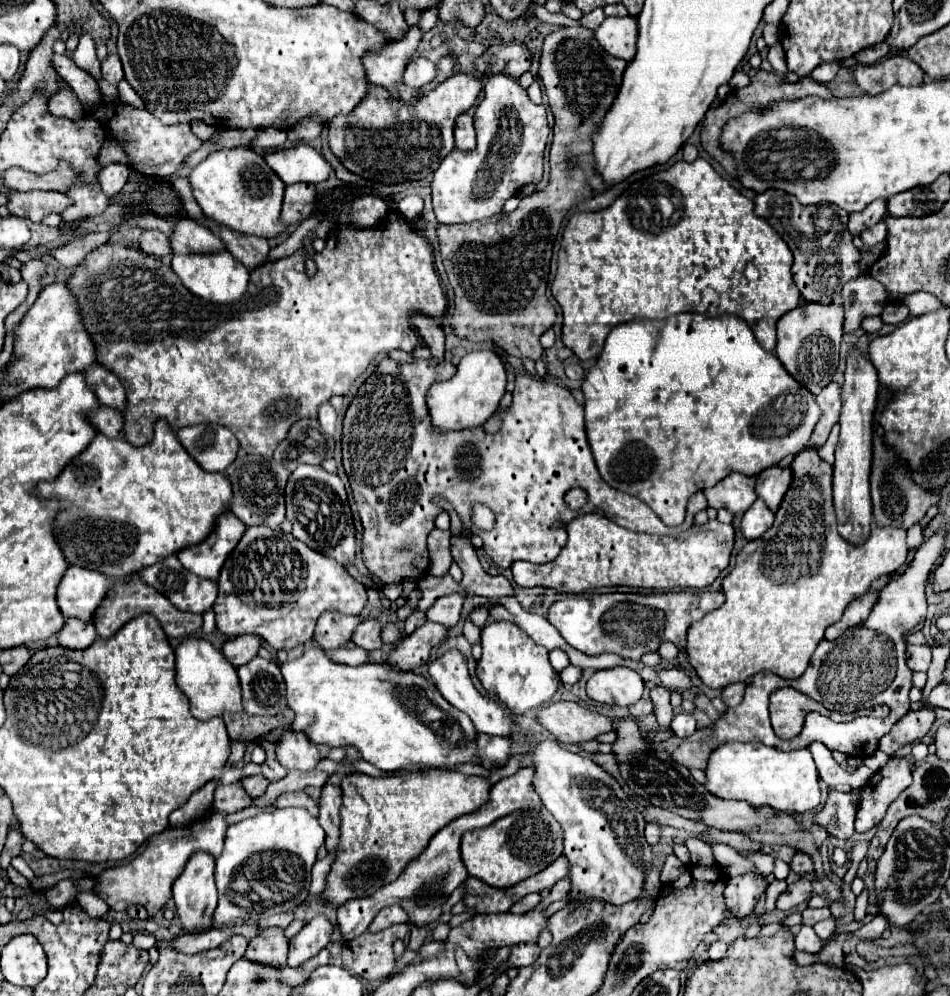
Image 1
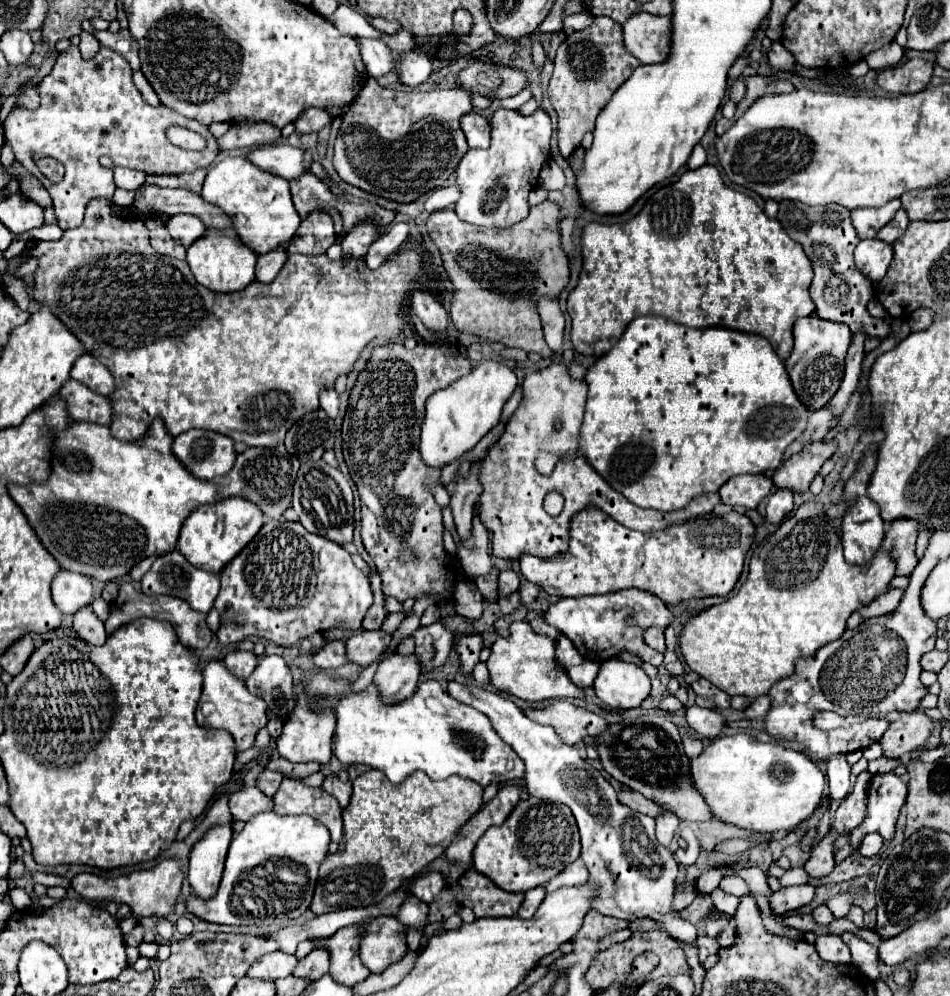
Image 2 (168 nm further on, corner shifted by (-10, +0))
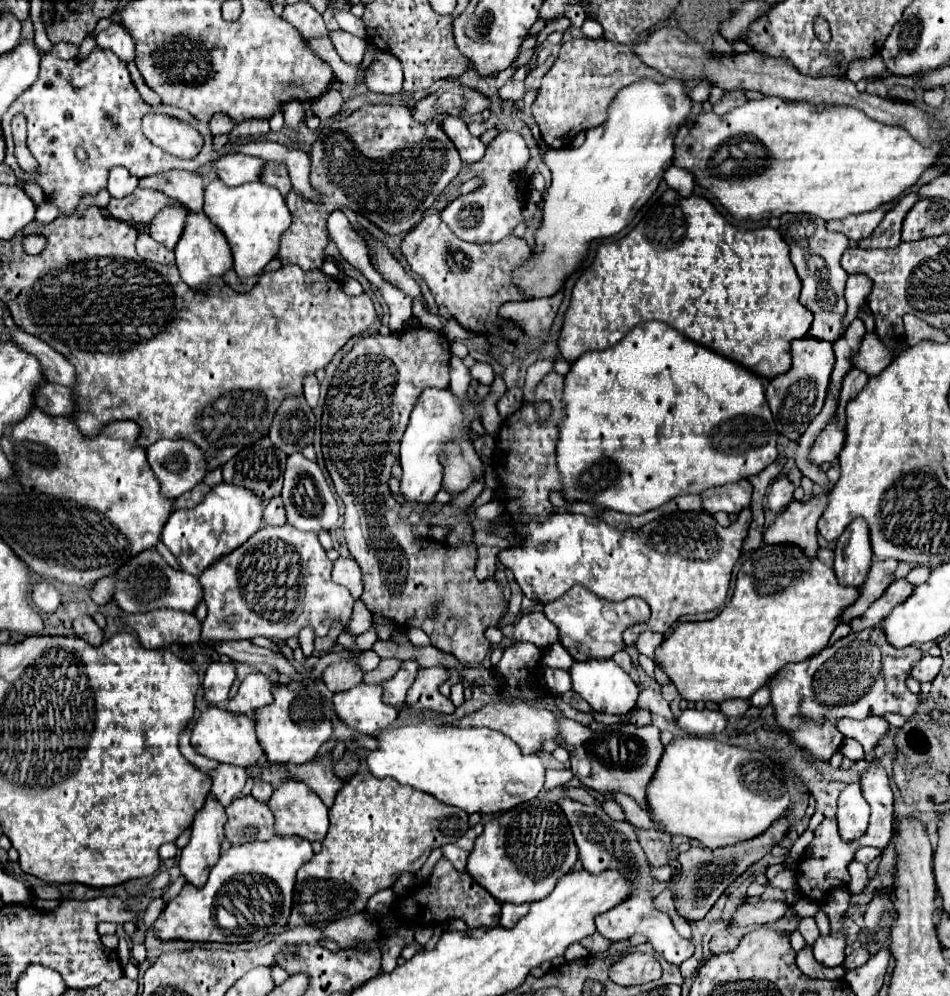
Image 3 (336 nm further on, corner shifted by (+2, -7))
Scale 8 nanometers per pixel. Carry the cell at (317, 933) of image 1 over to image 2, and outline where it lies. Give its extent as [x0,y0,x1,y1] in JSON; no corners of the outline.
[293,948,329,980]

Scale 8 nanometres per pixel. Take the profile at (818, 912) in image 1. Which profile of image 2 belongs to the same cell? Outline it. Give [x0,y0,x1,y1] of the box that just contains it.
[813,904,833,926]

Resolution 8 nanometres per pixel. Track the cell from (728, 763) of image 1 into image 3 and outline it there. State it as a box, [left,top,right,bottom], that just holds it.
[647,737,789,849]

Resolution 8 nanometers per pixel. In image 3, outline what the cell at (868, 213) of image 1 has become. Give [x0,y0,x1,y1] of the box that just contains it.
[825,207,887,241]

